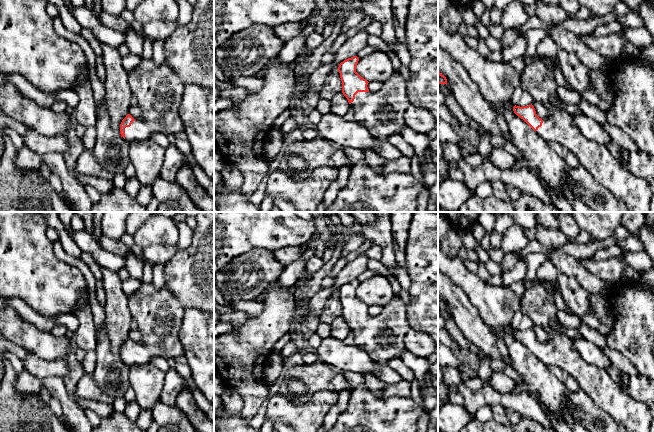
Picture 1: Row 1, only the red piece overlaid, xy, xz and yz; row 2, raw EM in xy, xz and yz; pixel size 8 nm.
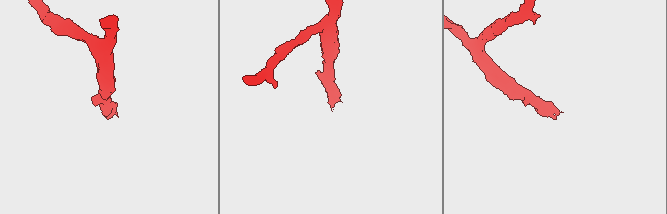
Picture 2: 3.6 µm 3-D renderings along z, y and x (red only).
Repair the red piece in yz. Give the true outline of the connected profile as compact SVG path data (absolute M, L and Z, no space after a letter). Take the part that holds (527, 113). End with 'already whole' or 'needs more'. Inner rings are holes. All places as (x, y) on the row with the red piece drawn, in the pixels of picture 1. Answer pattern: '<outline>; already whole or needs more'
M542 59L525 66L520 86L535 102L543 104L550 115L543 121L531 104L523 107L515 105L513 111L517 116L547 142L558 142L569 149L599 184L625 203L629 212L650 212L654 194L647 180L625 169L606 147L583 135L573 115L550 103L552 97L558 97L558 84Z; needs more

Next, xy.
M141 59L140 65L128 74L128 83L133 95L138 99L143 118L135 120L127 114L120 124L121 137L131 142L150 139L154 132L168 135L184 130L179 114L184 85L166 62L156 65L152 59Z; needs more

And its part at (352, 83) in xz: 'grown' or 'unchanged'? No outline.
grown

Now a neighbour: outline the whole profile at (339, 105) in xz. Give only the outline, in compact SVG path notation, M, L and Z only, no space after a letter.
M338 93L330 100L330 112L339 116L344 116L350 109L350 104L343 93Z

